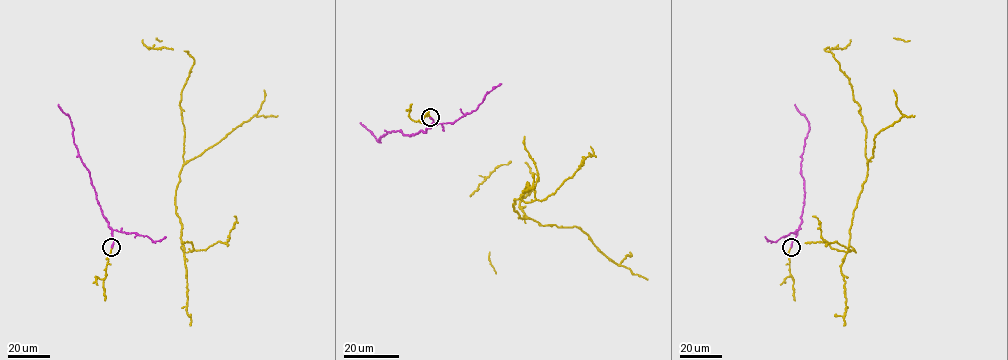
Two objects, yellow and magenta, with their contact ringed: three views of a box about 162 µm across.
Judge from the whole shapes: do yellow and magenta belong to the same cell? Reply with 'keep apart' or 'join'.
join

